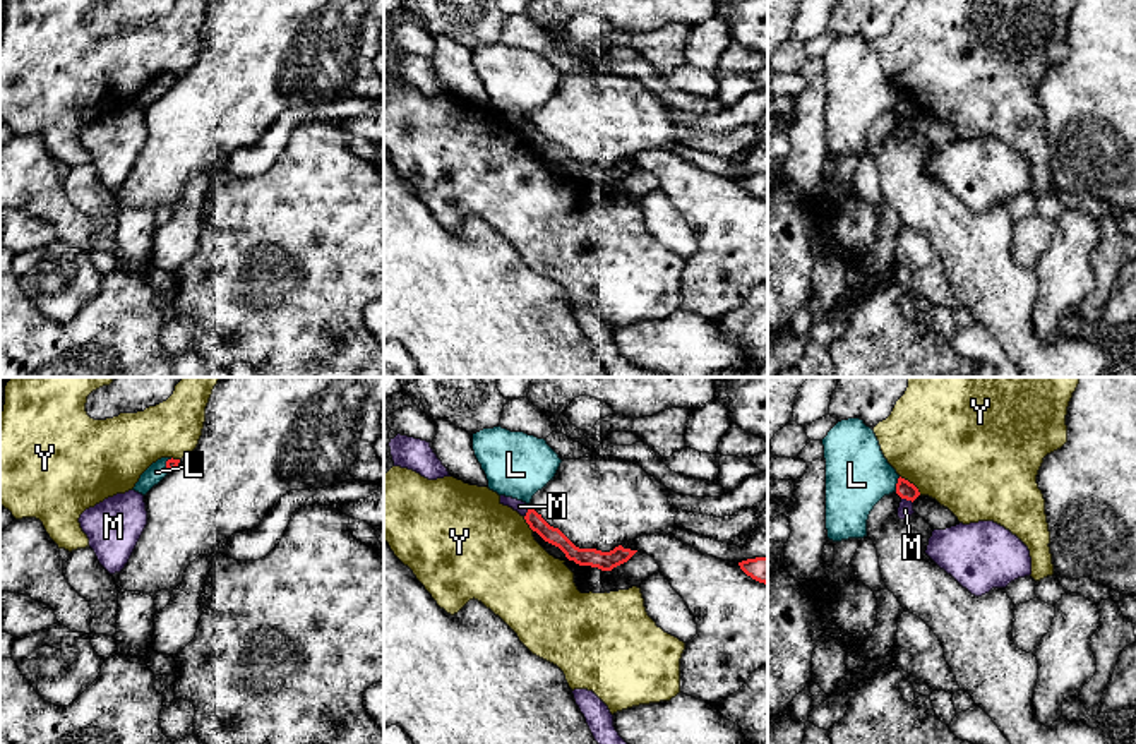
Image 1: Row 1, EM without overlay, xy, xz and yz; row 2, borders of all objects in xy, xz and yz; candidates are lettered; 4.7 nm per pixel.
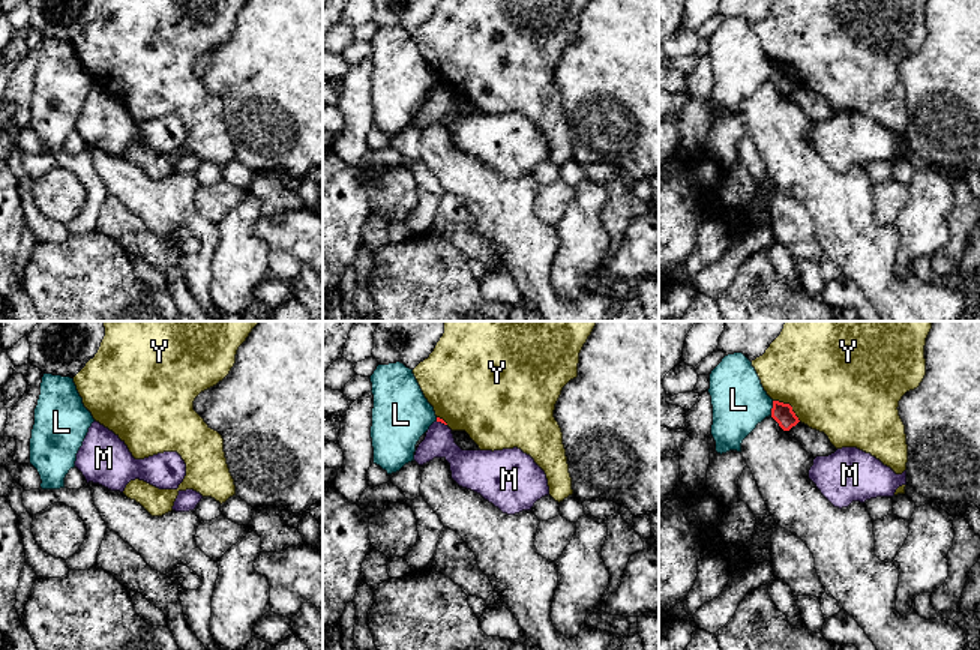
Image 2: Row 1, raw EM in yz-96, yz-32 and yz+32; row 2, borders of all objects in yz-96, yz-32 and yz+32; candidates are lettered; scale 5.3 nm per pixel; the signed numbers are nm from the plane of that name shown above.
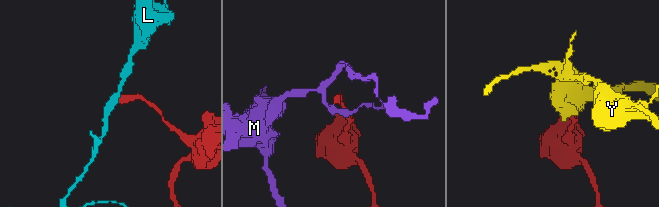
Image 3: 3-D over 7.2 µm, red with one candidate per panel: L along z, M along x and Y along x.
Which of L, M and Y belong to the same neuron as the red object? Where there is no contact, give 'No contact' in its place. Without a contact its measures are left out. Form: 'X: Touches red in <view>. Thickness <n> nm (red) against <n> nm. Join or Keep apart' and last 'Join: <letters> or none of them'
L: Touches red in yz. Thickness 80 nm (red) against 300 nm. Keep apart
M: Touches red in yz. Thickness 80 nm (red) against 70 nm. Keep apart
Y: Touches red in yz. Thickness 80 nm (red) against 500 nm. Keep apart
Join: none of them

